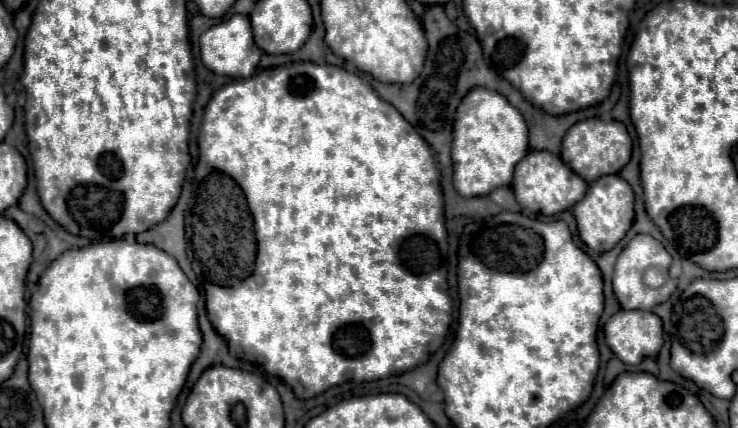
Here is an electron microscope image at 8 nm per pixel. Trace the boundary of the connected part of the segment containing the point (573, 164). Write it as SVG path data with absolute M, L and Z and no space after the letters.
M598 117L578 121L568 129L562 141L562 161L576 171L584 181L594 181L600 175L612 175L620 173L624 165L632 157L632 139L620 121L602 121Z

